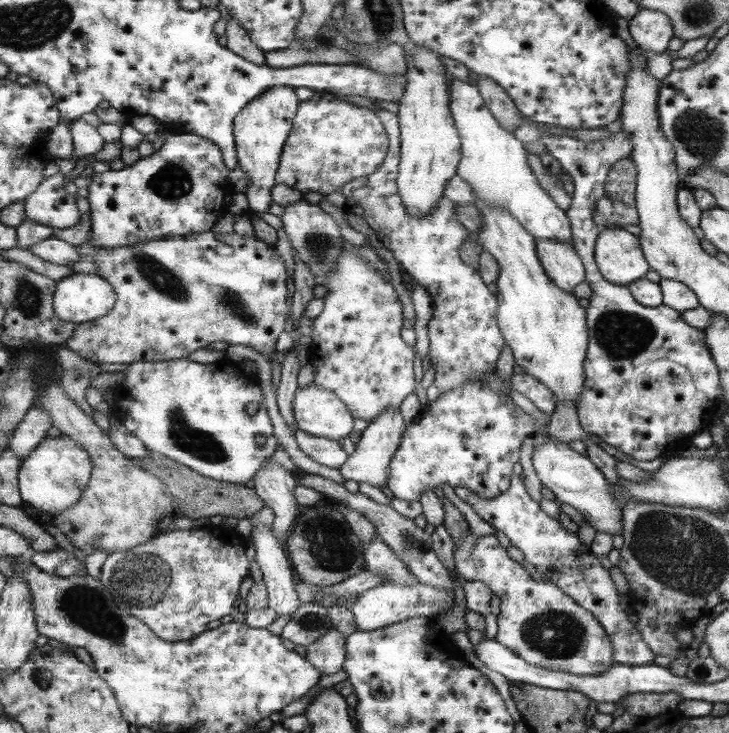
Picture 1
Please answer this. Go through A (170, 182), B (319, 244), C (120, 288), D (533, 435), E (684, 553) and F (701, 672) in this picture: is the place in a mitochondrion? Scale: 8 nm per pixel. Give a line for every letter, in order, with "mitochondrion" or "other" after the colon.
A: mitochondrion
B: mitochondrion
C: other
D: other
E: mitochondrion
F: other

